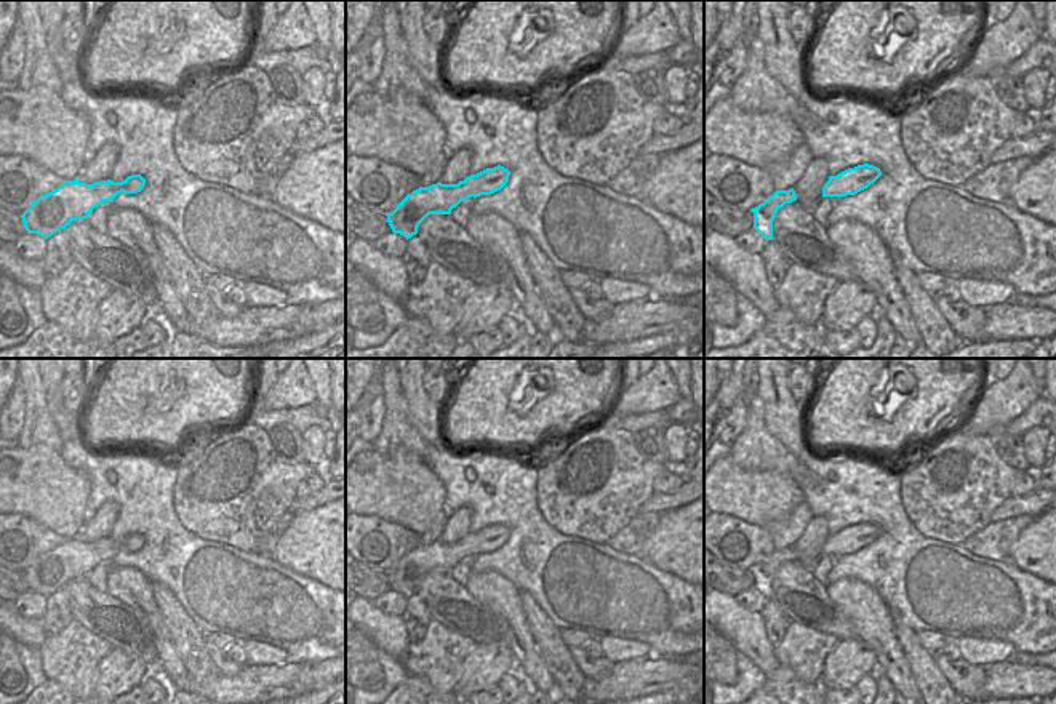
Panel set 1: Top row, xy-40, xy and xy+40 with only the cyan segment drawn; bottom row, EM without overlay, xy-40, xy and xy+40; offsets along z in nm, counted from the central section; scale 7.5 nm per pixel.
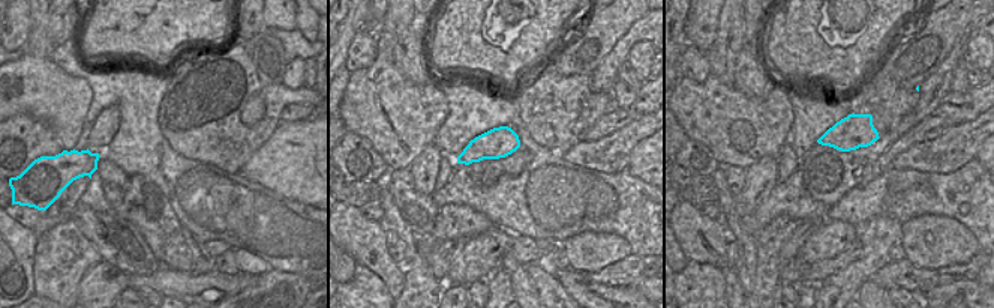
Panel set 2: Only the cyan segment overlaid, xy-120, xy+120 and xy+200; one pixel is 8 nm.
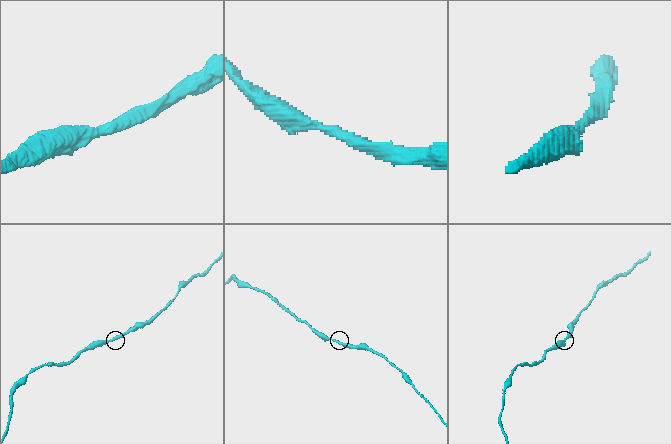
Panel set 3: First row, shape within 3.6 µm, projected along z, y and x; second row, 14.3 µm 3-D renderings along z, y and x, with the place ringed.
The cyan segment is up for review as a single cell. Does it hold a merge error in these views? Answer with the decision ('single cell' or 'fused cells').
single cell

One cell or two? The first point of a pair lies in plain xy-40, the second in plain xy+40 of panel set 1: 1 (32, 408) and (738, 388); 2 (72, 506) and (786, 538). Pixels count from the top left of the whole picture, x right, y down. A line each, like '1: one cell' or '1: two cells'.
1: two cells
2: two cells

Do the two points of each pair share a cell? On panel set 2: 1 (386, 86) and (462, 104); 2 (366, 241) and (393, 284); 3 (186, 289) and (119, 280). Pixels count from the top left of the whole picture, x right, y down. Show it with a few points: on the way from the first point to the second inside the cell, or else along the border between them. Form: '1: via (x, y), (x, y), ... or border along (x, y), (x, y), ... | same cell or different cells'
1: border along (441, 81), (449, 116), (435, 134) | different cells
2: via (377, 251), (378, 260), (392, 274) | same cell
3: border along (126, 275), (128, 286) | different cells

